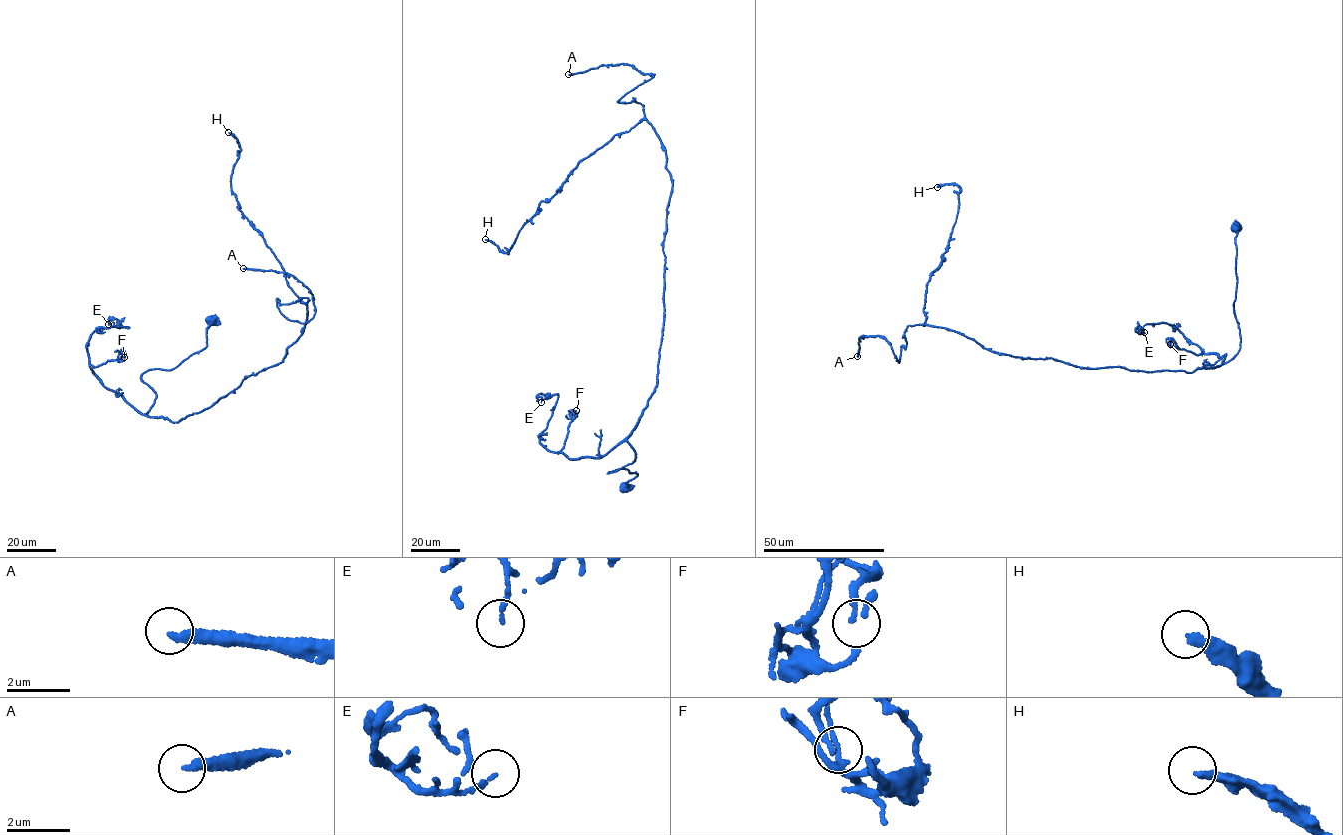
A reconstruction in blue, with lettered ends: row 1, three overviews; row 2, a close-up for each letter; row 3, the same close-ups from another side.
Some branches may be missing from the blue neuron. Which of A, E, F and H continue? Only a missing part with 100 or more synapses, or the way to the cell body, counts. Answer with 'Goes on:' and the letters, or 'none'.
Goes on: A

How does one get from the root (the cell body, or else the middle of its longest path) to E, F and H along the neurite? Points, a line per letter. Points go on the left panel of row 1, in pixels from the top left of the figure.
E: (211, 320), (207, 346), (142, 375), (156, 395), (144, 414), (90, 368), (93, 332), (129, 327), (108, 324)
F: (211, 320), (207, 346), (174, 368), (142, 375), (156, 395), (145, 414), (91, 369), (121, 352), (124, 357)
H: (211, 320), (207, 346), (142, 375), (156, 399), (139, 412), (210, 407), (306, 323), (238, 207), (228, 132)

